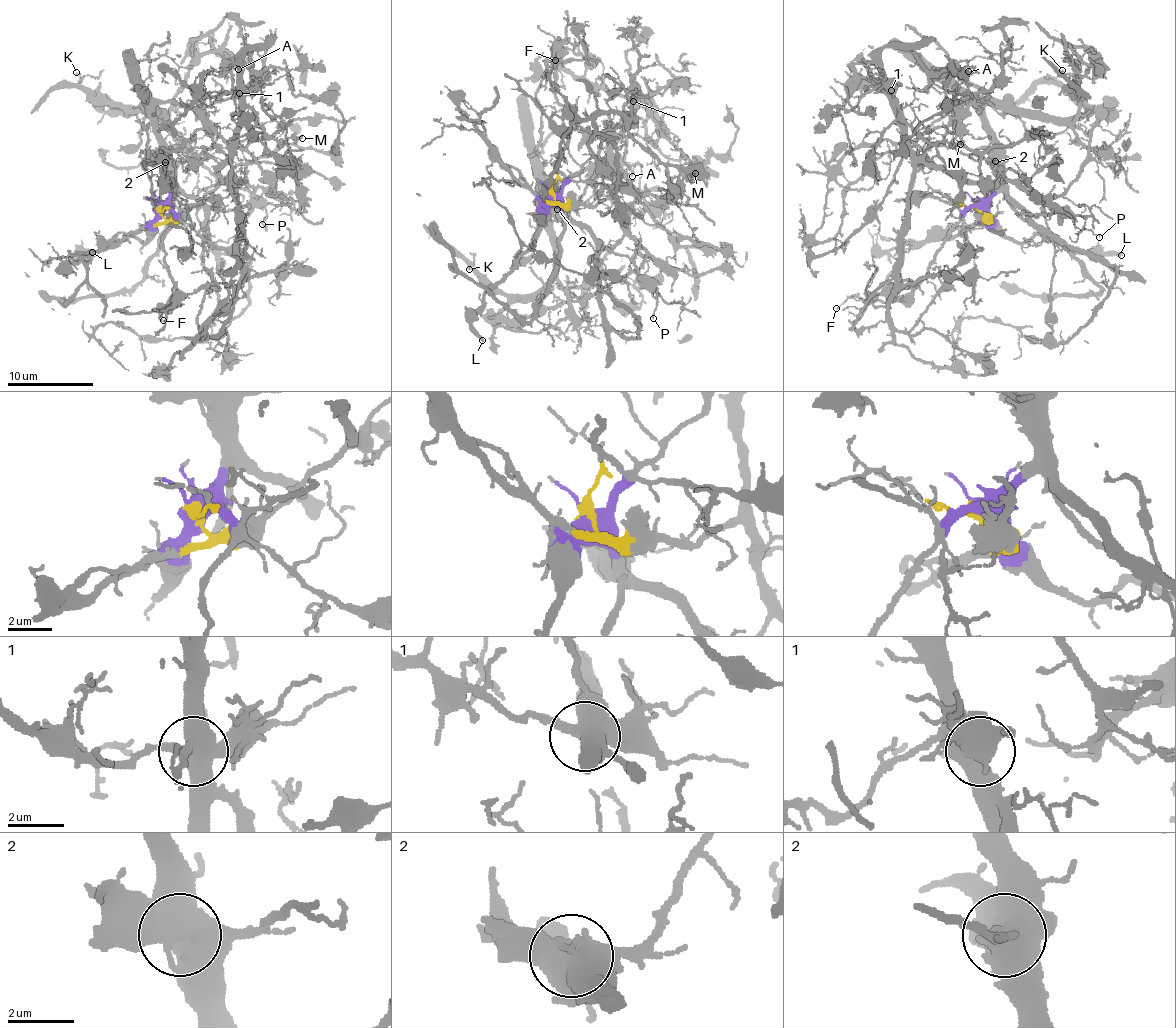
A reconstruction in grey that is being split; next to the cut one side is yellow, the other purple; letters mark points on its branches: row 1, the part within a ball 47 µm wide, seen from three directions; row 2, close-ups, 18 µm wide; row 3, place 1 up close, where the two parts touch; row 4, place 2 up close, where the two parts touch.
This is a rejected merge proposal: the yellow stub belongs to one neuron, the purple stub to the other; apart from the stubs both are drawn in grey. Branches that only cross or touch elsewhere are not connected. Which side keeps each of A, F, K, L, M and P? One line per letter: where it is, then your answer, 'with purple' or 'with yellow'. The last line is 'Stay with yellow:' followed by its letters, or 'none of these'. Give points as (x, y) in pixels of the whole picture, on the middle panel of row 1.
A: at (632, 176); with yellow
F: at (555, 60); with purple
K: at (469, 269); with purple
L: at (482, 340); with purple
M: at (695, 173); with yellow
P: at (653, 318); with purple
Stay with yellow: A, M

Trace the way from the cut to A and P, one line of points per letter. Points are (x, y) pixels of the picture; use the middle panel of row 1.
A: (552, 195), (600, 204), (613, 190), (613, 139), (636, 87), (646, 136), (627, 141), (631, 176)
P: (552, 195), (570, 219), (585, 226), (615, 253), (630, 259), (658, 295), (653, 319)

